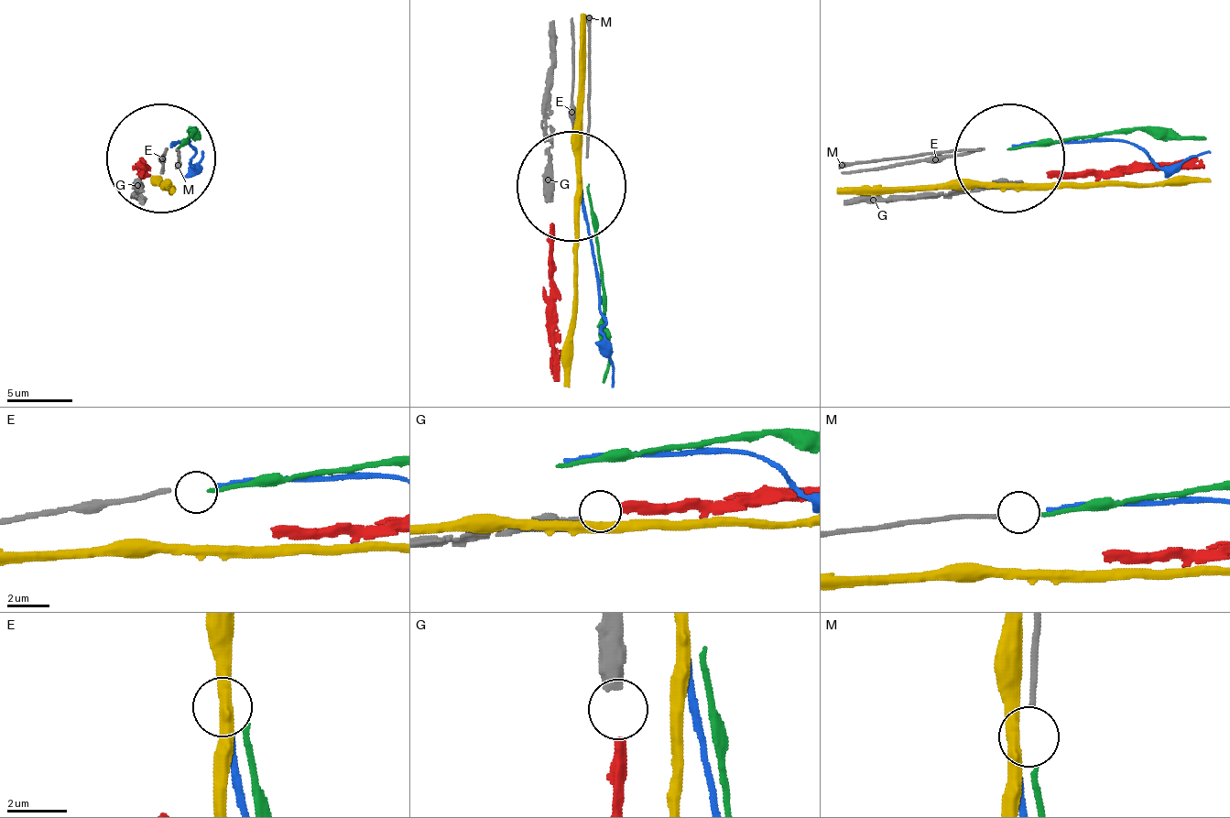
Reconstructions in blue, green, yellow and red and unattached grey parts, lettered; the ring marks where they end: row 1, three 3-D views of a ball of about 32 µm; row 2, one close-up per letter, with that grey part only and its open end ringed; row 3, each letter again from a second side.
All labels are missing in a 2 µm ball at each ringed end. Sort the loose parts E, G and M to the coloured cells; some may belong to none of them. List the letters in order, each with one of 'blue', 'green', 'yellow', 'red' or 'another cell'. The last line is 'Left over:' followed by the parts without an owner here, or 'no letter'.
E: blue
G: red
M: green
Left over: no letter

